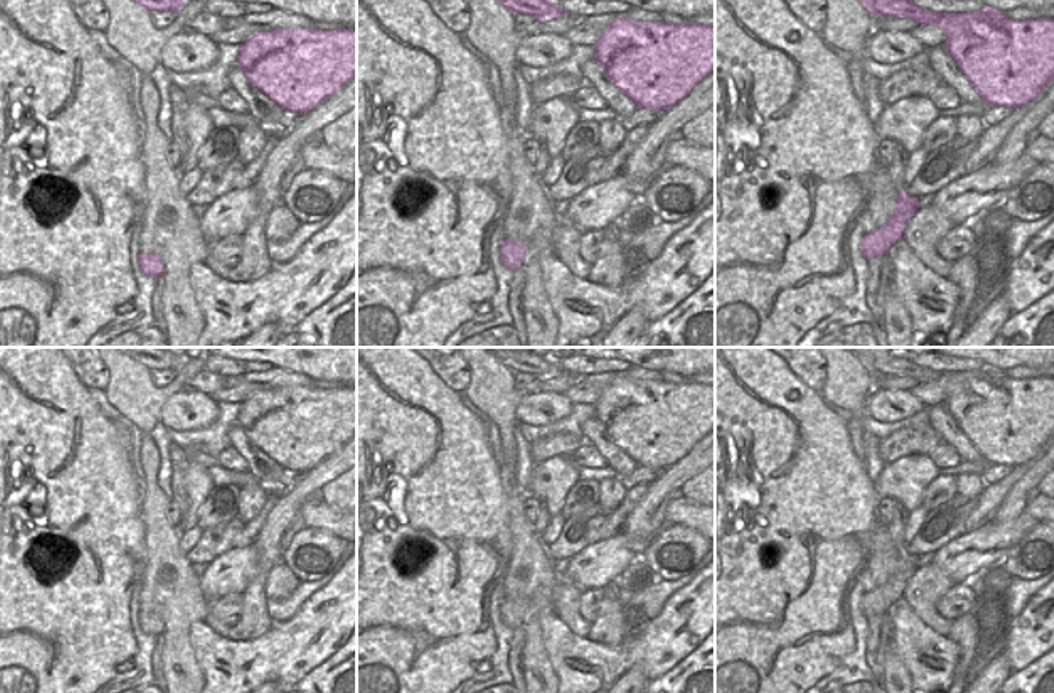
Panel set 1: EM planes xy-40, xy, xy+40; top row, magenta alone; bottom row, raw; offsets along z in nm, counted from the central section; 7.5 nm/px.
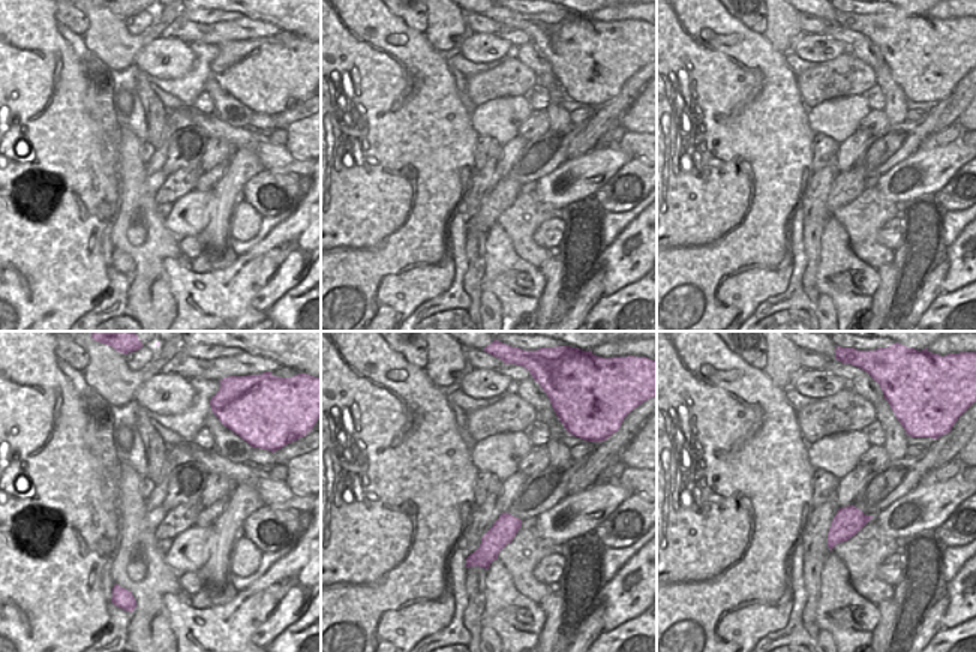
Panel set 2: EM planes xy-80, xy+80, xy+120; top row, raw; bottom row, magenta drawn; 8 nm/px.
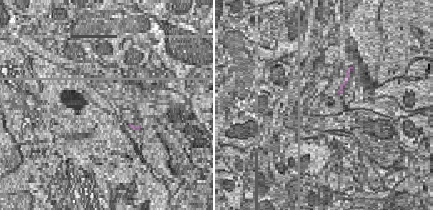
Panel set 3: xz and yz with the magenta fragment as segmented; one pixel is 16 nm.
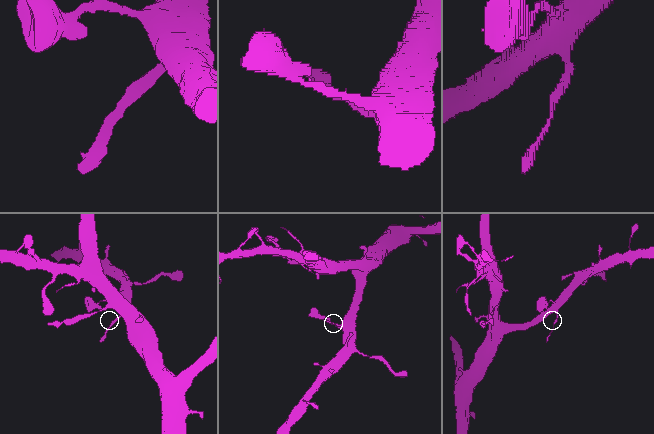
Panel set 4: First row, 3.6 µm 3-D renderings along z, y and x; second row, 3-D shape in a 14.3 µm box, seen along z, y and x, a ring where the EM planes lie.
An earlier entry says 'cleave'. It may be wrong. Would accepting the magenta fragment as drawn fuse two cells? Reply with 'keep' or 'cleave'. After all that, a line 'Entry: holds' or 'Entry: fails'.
keep
Entry: fails

